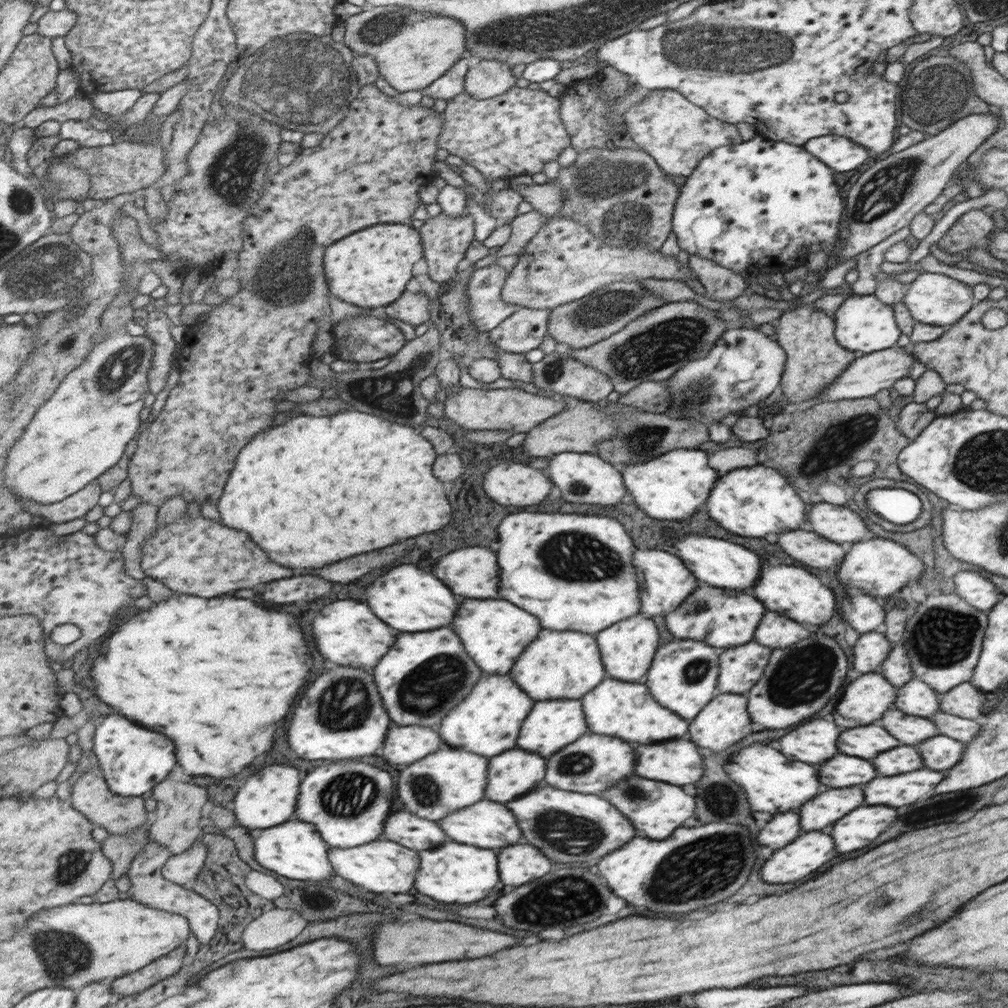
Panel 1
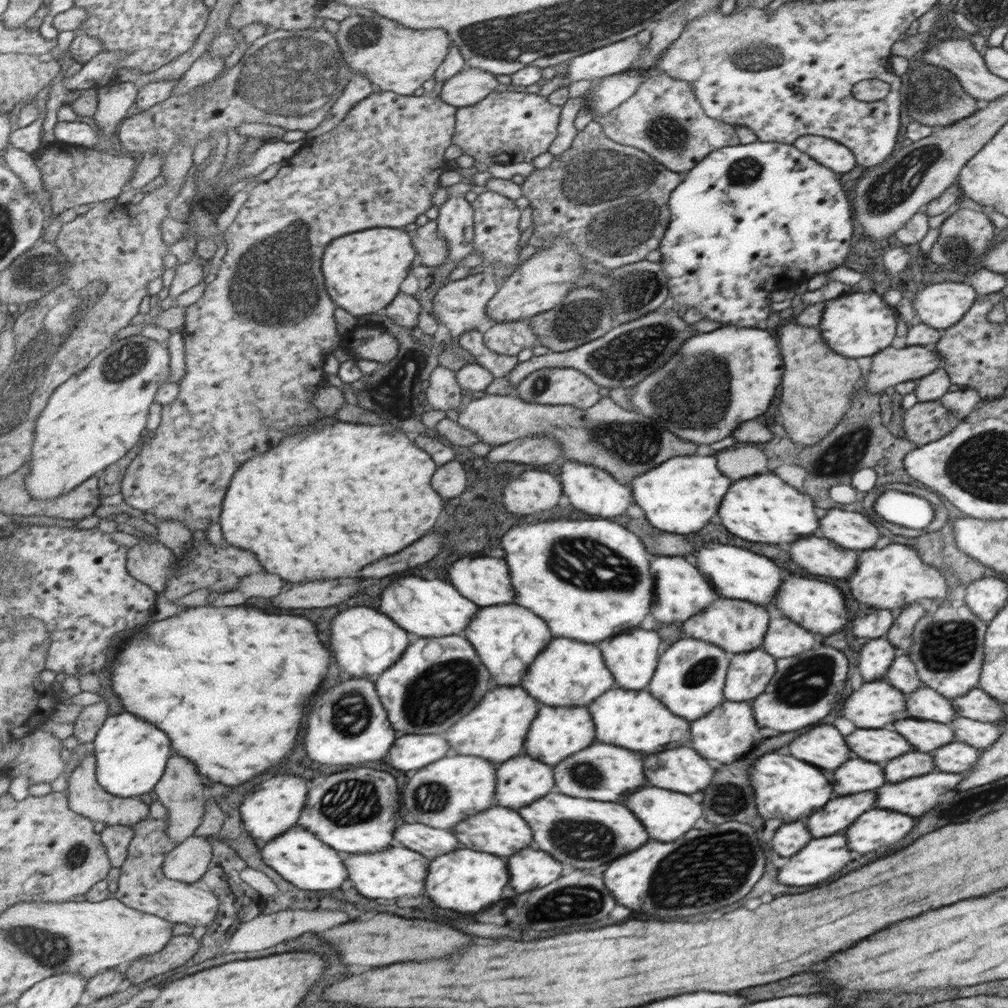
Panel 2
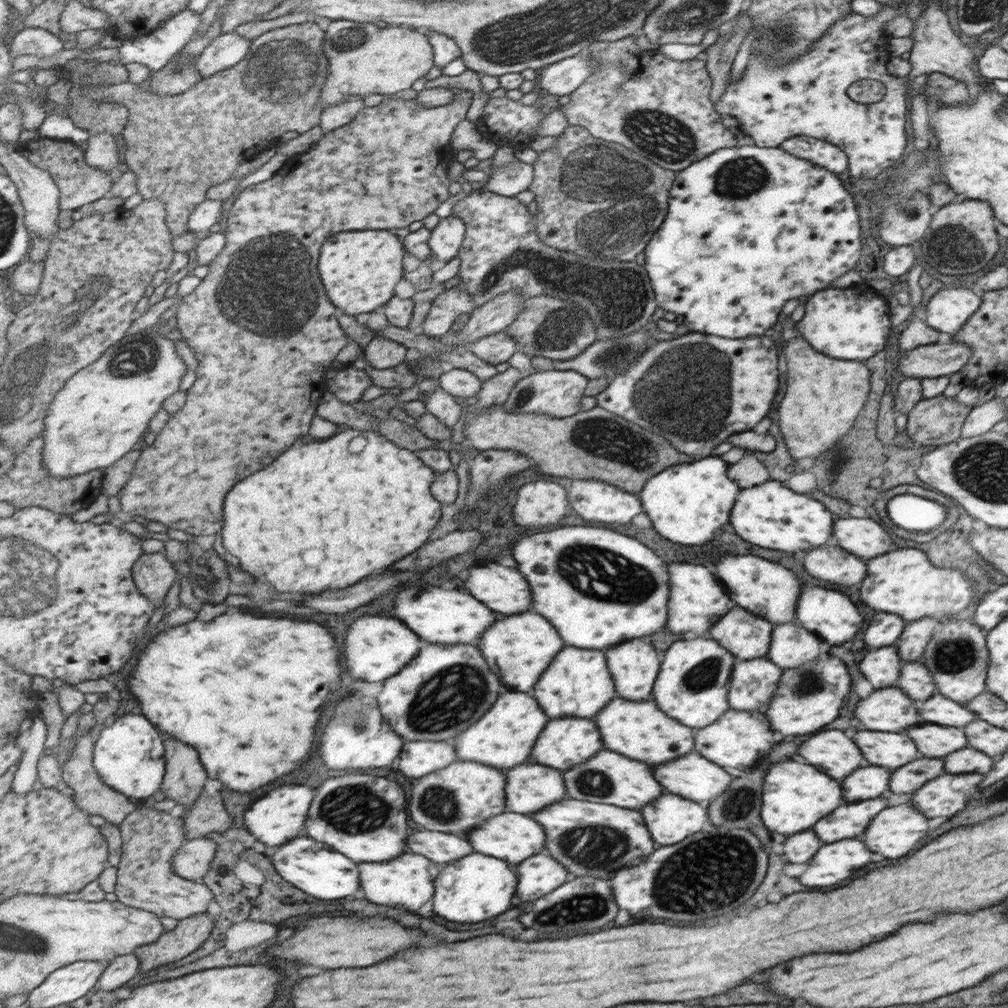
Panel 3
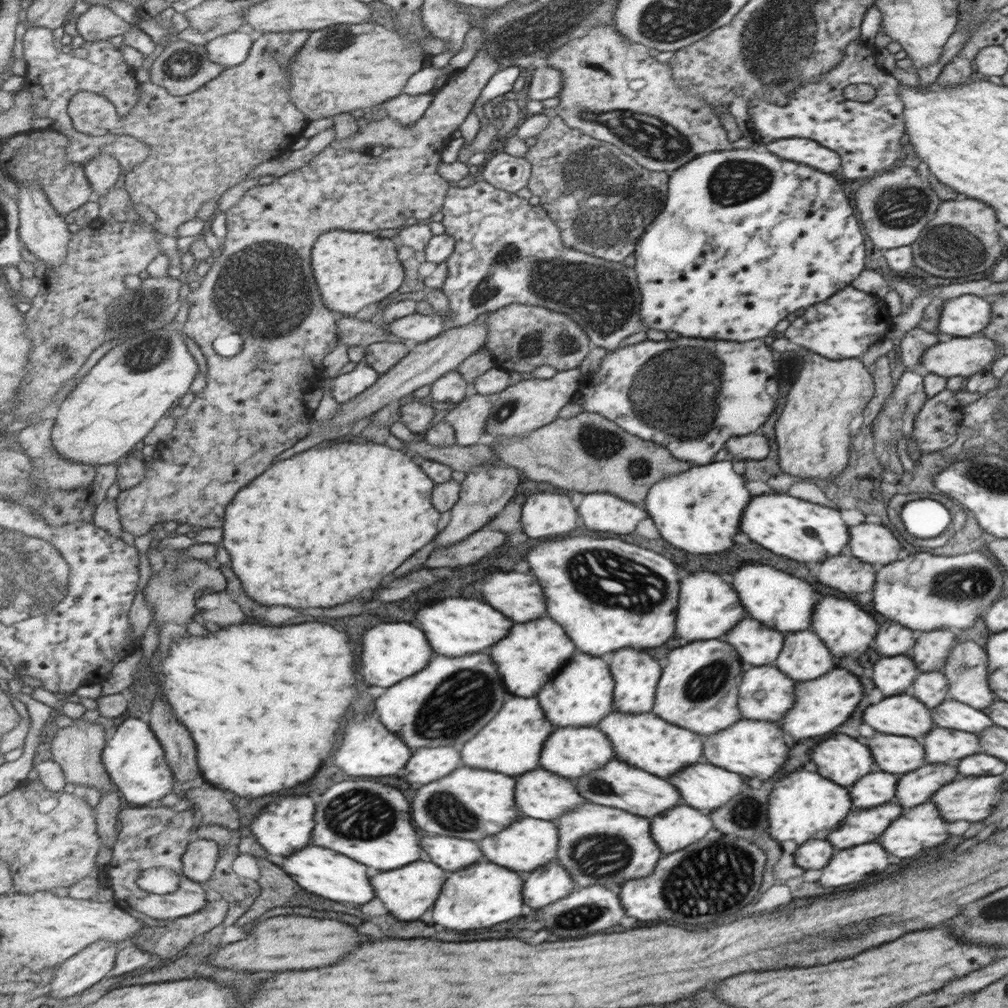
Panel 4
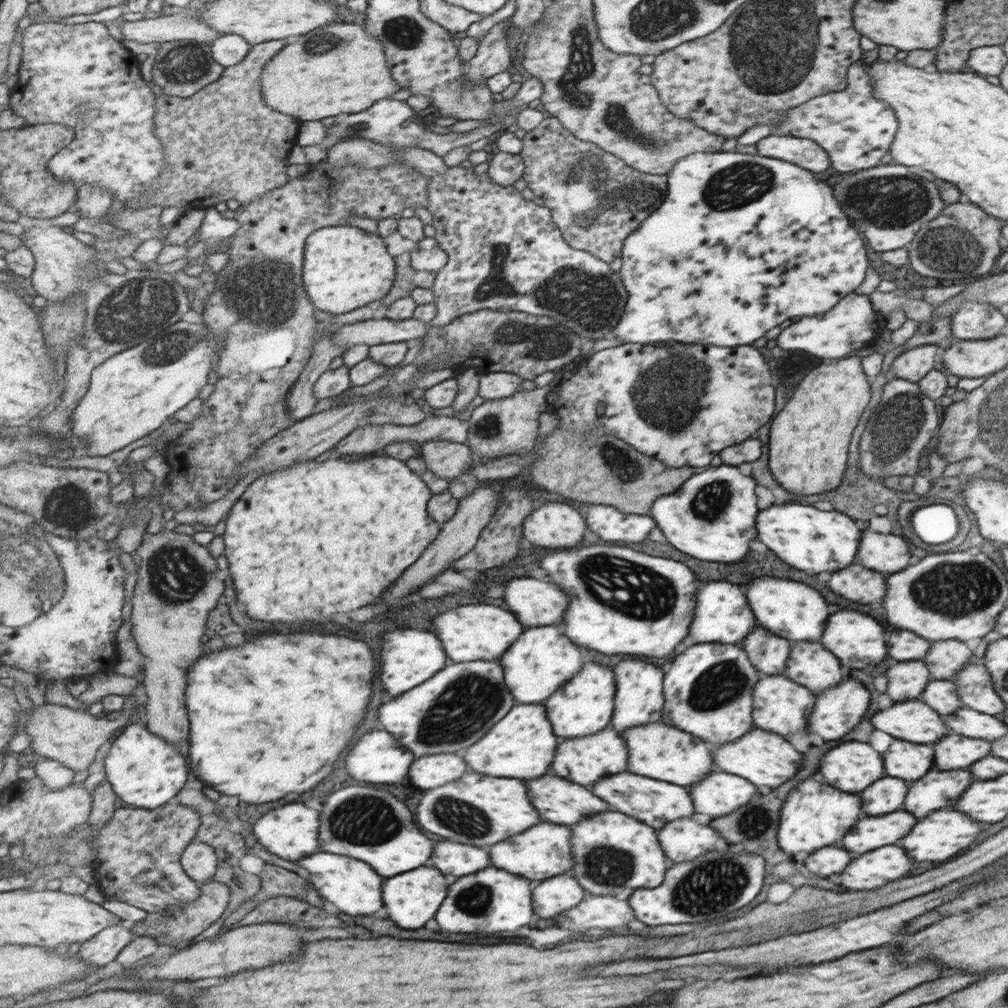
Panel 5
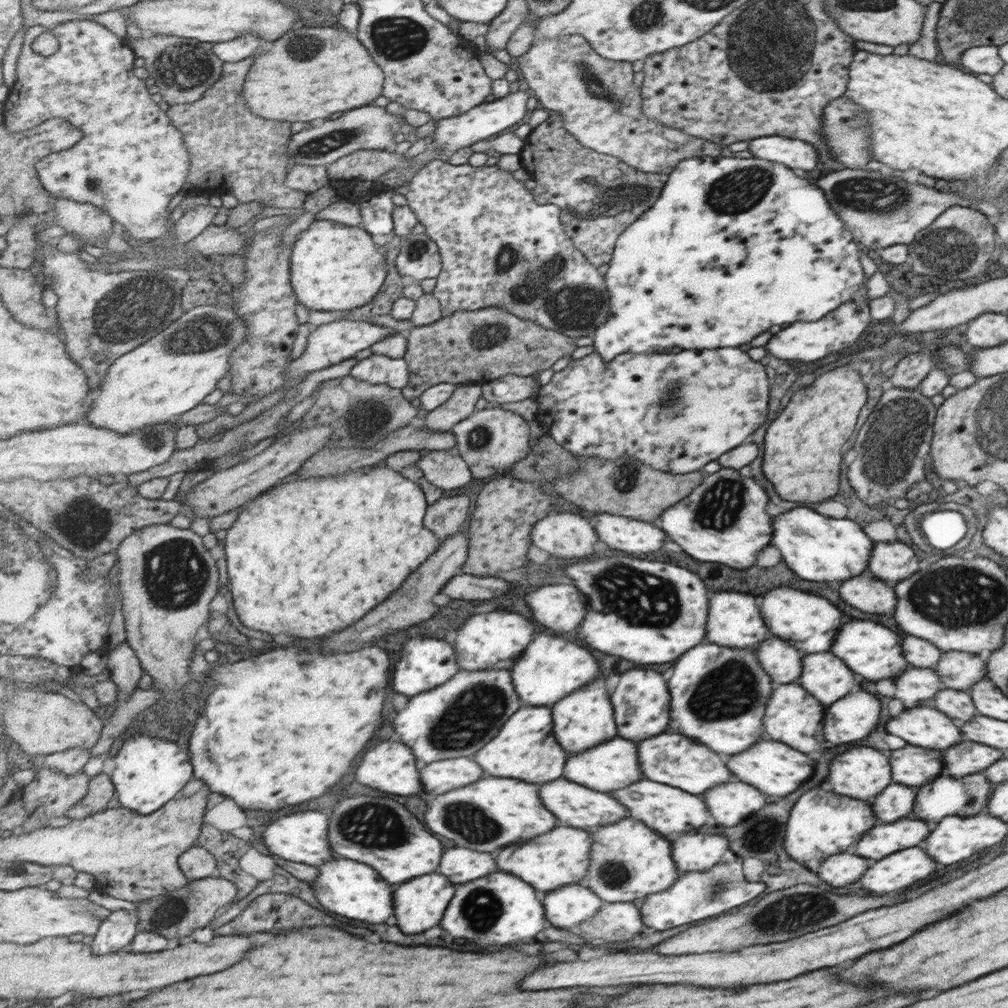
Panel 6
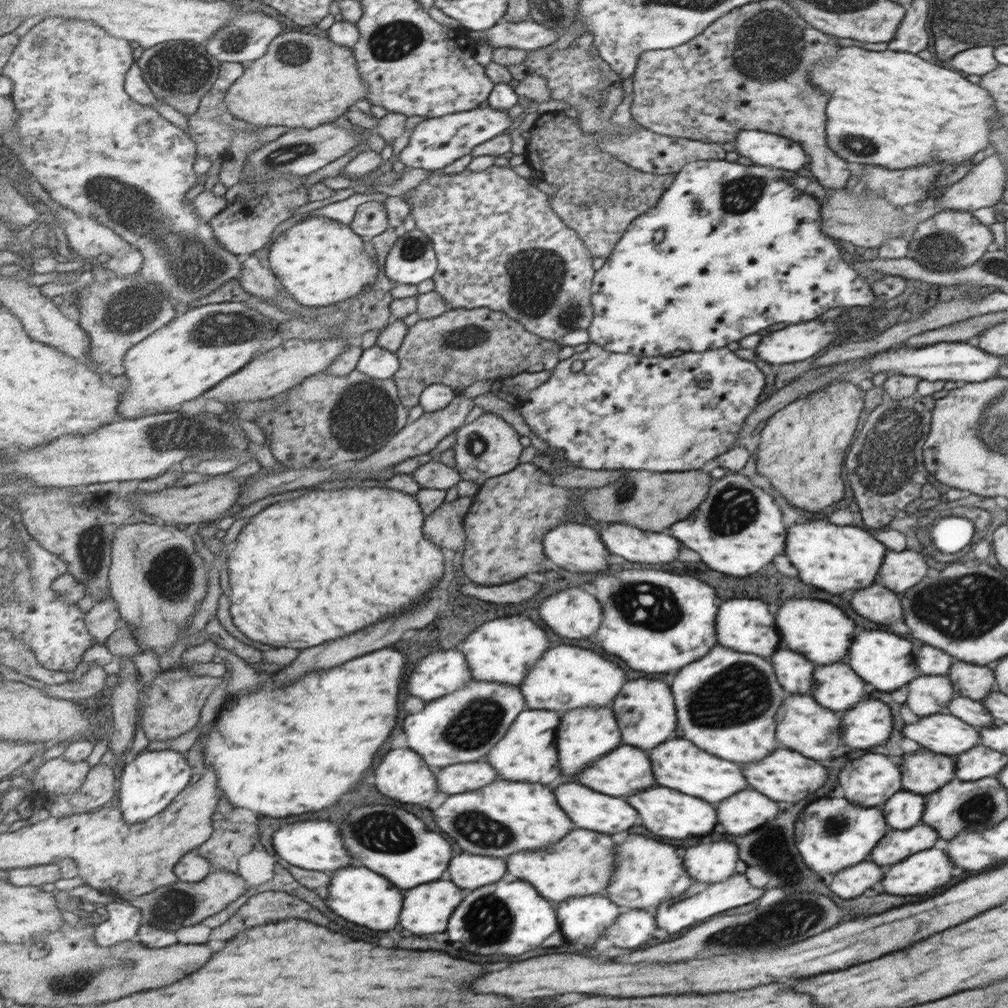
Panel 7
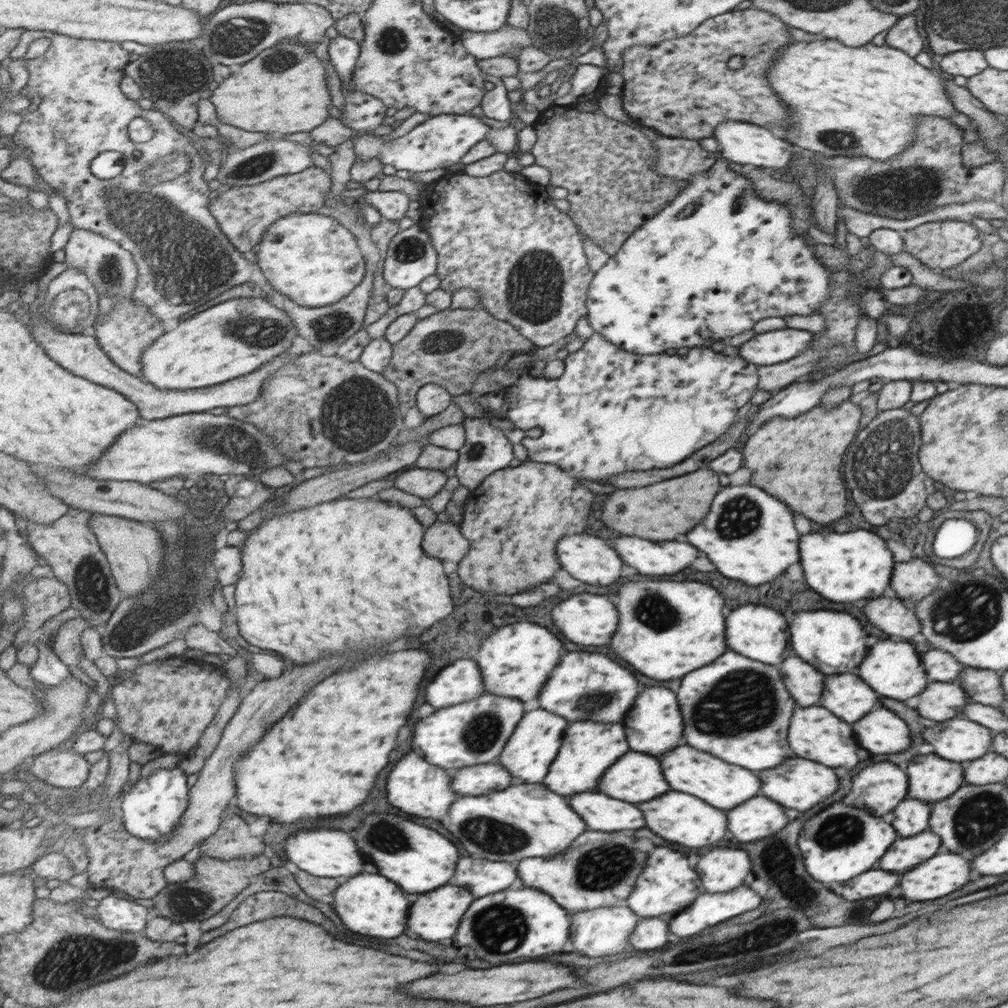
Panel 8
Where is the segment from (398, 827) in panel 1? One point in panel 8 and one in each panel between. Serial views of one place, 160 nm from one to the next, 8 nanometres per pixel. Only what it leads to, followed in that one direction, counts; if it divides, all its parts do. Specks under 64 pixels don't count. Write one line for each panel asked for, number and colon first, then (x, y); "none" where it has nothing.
2: (432, 842)
3: (440, 847)
4: (452, 854)
5: (460, 860)
6: (461, 865)
7: (469, 871)
8: (485, 877)

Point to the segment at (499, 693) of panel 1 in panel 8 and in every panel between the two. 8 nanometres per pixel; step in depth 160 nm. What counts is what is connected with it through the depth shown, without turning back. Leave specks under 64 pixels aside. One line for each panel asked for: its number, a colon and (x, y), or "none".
2: (497, 730)
3: (505, 738)
4: (513, 742)
5: (523, 745)
6: (526, 749)
7: (528, 753)
8: (536, 743)

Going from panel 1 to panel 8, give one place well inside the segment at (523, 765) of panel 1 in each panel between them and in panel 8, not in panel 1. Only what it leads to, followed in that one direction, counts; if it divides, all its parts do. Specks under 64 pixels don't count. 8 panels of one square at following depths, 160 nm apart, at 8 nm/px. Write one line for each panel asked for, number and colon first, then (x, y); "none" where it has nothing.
2: (522, 781)
3: (531, 787)
4: (543, 795)
5: (562, 802)
6: (582, 808)
7: (596, 812)
8: (605, 814)

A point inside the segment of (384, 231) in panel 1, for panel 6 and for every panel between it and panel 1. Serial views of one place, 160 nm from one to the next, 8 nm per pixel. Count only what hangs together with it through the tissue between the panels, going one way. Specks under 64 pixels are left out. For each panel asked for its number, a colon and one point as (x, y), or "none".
2: (365, 270)
3: (360, 268)
4: (354, 269)
5: (347, 267)
6: (334, 267)

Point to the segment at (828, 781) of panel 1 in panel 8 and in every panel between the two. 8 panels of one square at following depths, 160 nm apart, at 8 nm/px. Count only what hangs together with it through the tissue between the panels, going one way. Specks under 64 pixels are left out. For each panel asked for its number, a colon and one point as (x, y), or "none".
2: (857, 775)
3: (866, 783)
4: (873, 790)
5: (888, 795)
6: (896, 803)
7: (905, 809)
8: (911, 817)

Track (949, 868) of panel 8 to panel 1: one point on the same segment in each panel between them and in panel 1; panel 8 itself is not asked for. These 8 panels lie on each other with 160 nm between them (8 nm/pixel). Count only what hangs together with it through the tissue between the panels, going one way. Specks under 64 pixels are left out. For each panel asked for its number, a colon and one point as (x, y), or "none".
1: (813, 849)
2: (824, 857)
3: (836, 862)
4: (856, 864)
5: (876, 868)
6: (910, 866)
7: (924, 873)

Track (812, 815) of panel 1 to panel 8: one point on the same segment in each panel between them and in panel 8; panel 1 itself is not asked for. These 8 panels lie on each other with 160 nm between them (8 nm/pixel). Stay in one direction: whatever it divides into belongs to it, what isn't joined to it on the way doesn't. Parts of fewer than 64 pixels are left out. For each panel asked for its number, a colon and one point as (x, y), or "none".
2: (838, 815)
3: (851, 820)
4: (862, 826)
5: (873, 832)
6: (888, 838)
7: (899, 845)
8: (909, 852)

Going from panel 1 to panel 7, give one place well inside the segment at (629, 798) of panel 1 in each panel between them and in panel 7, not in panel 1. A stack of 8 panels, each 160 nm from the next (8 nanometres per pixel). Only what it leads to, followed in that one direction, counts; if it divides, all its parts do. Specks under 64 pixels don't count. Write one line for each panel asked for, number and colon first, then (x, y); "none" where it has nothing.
2: (668, 815)
3: (671, 819)
4: (681, 826)
5: (684, 840)
6: (692, 852)
7: (714, 862)

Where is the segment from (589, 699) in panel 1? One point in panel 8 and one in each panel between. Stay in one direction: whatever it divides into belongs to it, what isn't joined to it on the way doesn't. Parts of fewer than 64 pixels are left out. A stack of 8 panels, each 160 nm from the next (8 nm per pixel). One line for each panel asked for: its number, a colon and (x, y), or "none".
2: (638, 721)
3: (641, 731)
4: (646, 741)
5: (661, 751)
6: (672, 759)
7: (703, 775)
8: (725, 785)

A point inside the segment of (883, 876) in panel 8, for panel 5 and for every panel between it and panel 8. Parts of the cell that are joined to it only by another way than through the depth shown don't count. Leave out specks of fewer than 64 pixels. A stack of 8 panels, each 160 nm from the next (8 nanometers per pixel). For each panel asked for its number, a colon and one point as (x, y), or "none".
5: (826, 861)
6: (838, 870)
7: (850, 884)

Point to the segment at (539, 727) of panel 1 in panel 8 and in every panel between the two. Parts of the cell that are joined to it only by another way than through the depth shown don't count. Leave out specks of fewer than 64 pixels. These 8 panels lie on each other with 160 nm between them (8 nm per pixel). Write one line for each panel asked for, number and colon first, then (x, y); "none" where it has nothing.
2: (559, 733)
3: (568, 741)
4: (572, 752)
5: (585, 761)
6: (614, 765)
7: (627, 771)
8: (637, 778)

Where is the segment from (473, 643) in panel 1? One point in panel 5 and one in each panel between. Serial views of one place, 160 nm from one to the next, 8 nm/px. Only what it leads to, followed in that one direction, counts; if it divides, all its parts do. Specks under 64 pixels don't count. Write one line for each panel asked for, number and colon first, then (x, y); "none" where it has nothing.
2: (509, 638)
3: (520, 648)
4: (536, 651)
5: (544, 660)

